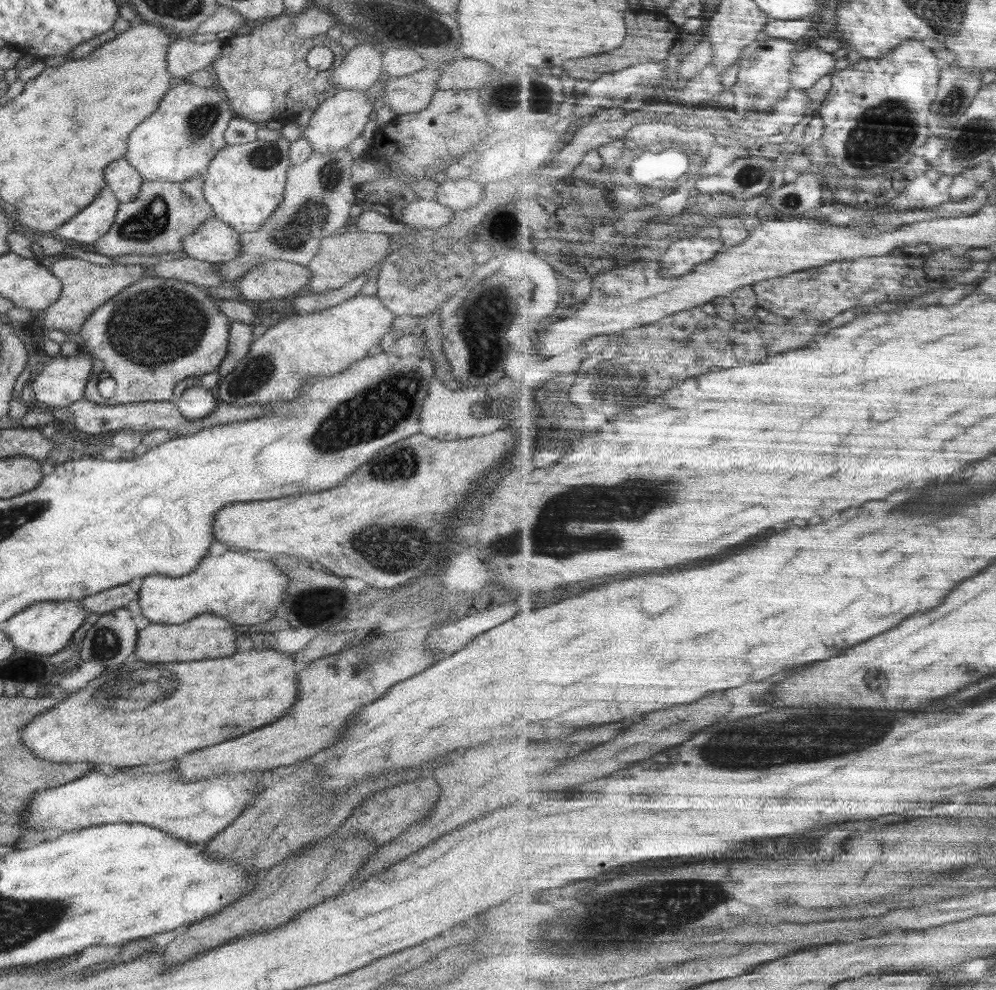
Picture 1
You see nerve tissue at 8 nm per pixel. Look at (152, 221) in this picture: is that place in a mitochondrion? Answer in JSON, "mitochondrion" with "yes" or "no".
{"mitochondrion":"yes"}

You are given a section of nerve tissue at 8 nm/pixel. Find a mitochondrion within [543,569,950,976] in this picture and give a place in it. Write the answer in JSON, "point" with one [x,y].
{"point":[669,907]}

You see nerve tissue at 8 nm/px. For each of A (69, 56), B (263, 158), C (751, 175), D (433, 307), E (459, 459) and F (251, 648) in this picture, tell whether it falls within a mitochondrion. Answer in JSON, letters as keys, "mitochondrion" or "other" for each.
{"A":"other","B":"mitochondrion","C":"mitochondrion","D":"other","E":"other","F":"other"}

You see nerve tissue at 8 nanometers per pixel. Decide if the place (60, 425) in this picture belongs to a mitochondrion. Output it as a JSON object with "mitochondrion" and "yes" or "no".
{"mitochondrion":"no"}

